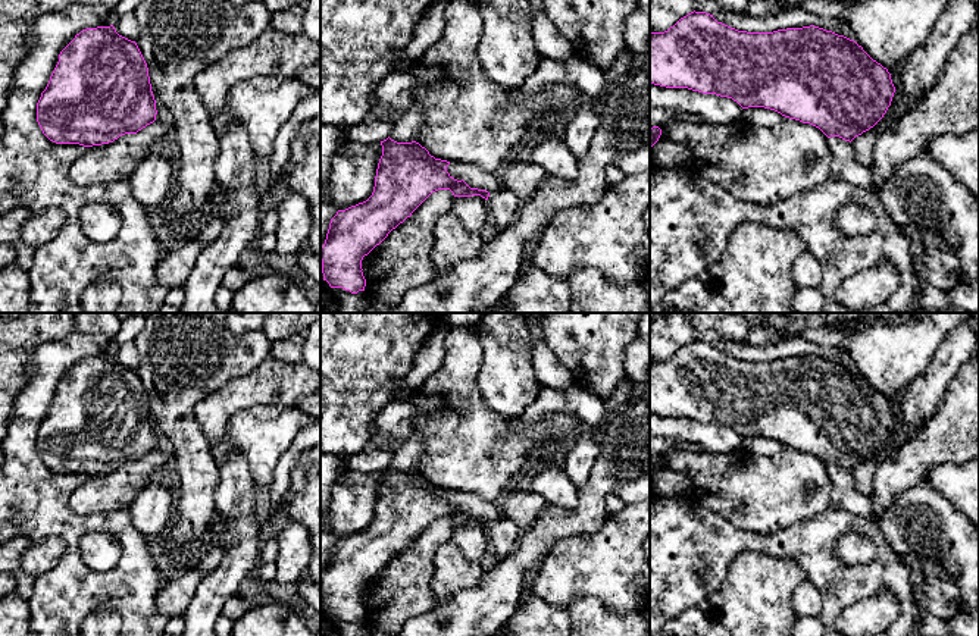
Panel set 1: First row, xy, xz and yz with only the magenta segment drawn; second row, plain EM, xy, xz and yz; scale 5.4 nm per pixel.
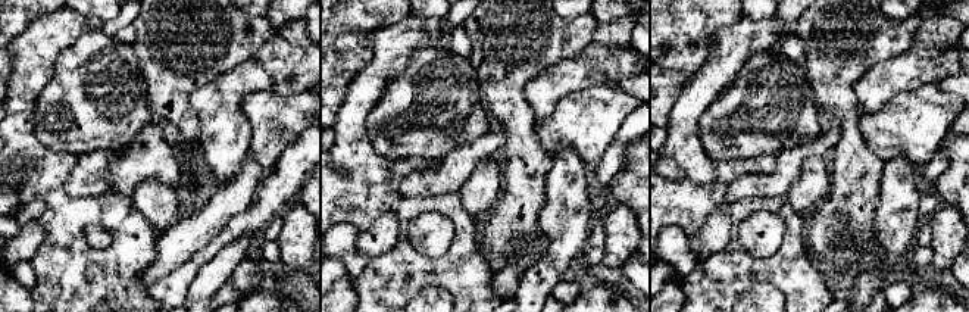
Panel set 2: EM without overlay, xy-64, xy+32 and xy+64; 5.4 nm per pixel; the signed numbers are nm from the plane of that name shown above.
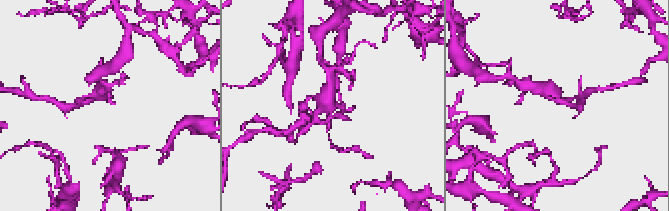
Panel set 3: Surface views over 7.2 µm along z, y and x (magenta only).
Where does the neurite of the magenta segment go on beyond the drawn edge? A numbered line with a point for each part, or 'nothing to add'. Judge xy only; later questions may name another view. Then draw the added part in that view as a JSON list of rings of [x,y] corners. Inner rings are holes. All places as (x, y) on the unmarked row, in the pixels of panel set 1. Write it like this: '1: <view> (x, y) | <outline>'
nothing to add

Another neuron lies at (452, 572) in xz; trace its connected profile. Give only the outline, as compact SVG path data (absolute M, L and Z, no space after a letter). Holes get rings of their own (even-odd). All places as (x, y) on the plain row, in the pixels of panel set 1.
M451 542L441 545L435 554L431 583L437 607L445 604L459 590L478 588L482 576L481 564L466 560Z

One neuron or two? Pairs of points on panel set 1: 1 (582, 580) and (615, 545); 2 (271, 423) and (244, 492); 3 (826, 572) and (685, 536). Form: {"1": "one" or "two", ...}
{"1": "one", "2": "two", "3": "one"}

